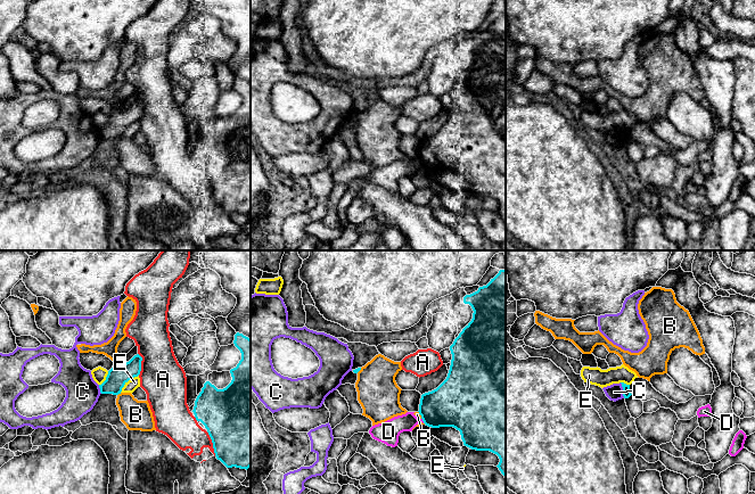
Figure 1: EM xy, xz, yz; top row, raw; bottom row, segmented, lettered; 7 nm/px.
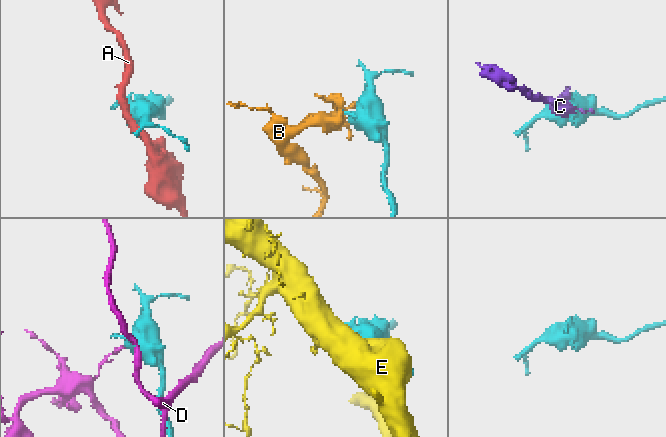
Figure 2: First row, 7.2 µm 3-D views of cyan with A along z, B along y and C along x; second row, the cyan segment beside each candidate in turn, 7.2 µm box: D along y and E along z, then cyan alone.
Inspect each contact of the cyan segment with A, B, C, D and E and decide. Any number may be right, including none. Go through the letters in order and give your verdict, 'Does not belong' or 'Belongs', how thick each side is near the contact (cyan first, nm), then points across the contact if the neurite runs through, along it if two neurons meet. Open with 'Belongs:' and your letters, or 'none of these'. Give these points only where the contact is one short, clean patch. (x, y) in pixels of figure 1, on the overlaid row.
Belongs: none of these
A: Does not belong. Thickness 500 nm (cyan) against 220 nm
B: Does not belong. Thickness 150 nm (cyan) against 220 nm
C: Does not belong. Thickness 60 nm (cyan) against 120 nm. Boundary: yz (620, 383), (624, 397)
D: Does not belong. Thickness 320 nm (cyan) against 150 nm. Boundary: xz (421, 418), (424, 422)
E: Does not belong. Thickness 150 nm (cyan) against 80 nm

